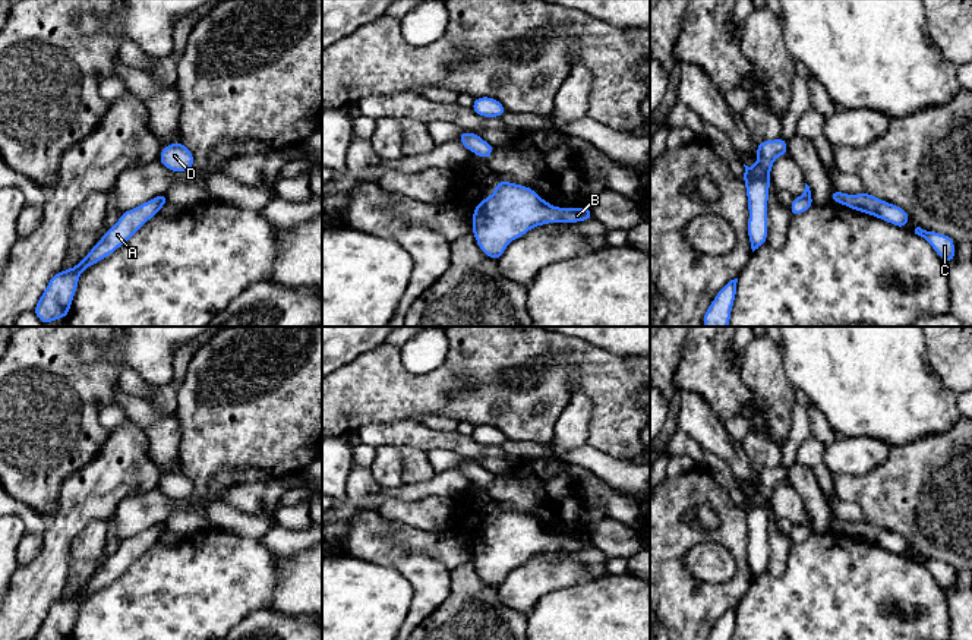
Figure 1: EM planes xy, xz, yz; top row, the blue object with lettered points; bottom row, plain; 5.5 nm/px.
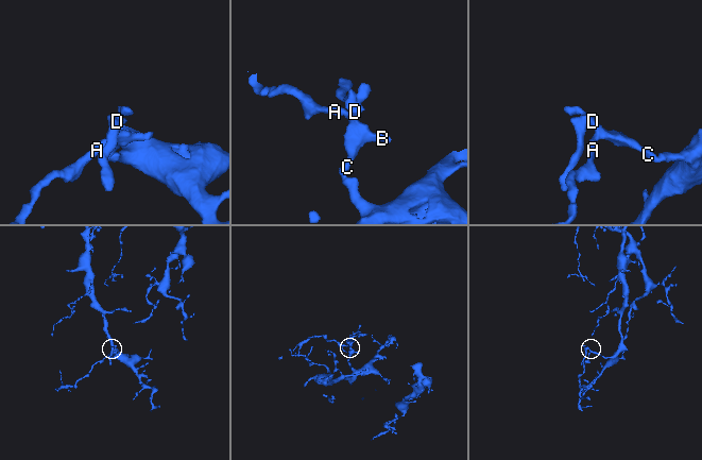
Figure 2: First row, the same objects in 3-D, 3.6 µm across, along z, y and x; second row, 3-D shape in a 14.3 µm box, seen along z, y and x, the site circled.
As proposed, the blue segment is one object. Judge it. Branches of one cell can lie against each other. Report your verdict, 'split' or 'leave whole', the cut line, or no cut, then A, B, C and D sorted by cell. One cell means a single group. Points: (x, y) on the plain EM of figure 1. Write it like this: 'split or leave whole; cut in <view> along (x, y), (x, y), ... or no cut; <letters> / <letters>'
leave whole; no cut; A B C D

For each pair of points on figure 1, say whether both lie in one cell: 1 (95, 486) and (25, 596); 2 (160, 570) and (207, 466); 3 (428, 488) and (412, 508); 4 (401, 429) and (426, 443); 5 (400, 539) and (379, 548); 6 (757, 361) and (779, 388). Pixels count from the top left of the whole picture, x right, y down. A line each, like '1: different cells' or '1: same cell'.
1: same cell
2: different cells
3: different cells
4: same cell
5: different cells
6: same cell

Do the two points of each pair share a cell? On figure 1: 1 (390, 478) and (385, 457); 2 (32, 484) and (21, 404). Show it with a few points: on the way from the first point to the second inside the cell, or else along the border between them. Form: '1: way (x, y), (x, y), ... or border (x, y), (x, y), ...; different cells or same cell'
1: way (388, 473), (388, 462); same cell
2: way (31, 464), (31, 423); same cell

